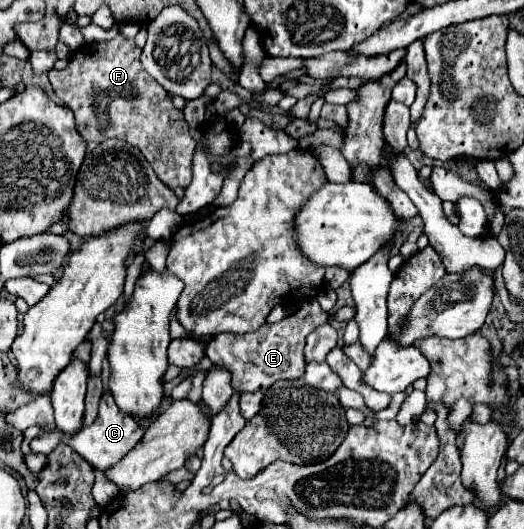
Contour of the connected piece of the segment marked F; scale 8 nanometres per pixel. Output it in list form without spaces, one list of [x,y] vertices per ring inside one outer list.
[[[116,35],[110,41],[96,41],[80,47],[68,59],[66,69],[50,71],[50,85],[60,103],[68,105],[76,117],[76,129],[88,143],[100,143],[104,139],[122,139],[138,147],[146,161],[152,165],[156,175],[170,189],[188,187],[192,181],[192,157],[196,151],[196,141],[188,133],[188,123],[184,121],[182,111],[172,105],[172,99],[140,65],[140,47],[134,39]]]

